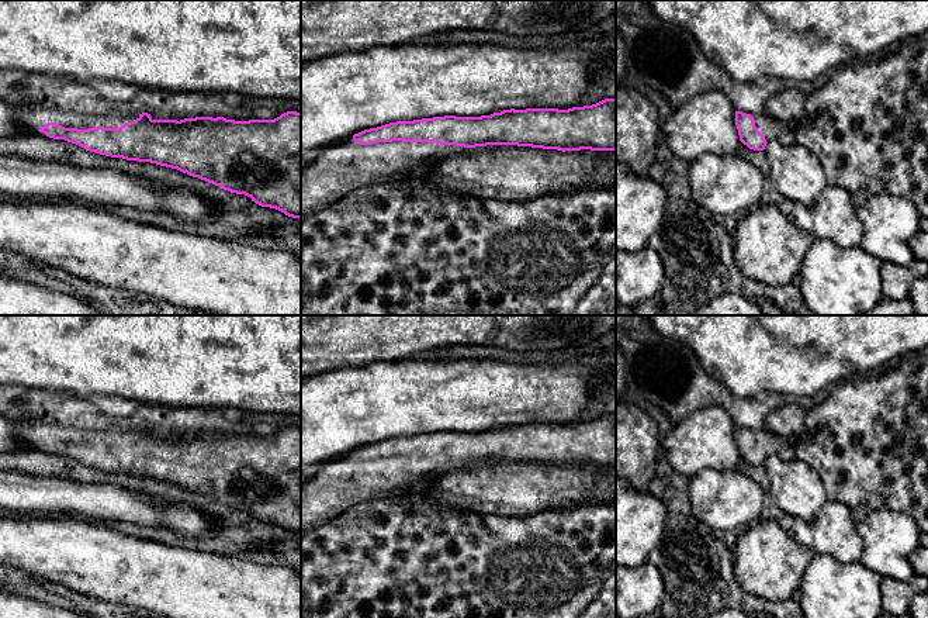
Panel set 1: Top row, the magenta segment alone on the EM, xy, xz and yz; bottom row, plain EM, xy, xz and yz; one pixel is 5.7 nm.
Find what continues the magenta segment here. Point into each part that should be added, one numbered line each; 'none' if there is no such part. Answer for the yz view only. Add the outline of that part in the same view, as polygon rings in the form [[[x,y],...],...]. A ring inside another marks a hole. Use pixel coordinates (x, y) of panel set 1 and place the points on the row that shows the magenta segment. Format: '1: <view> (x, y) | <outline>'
1: yz (771, 128) | [[[765,113],[752,117],[755,120],[755,127],[765,137],[766,142],[771,139],[778,139],[785,145],[792,145],[796,142],[794,125],[778,121]]]

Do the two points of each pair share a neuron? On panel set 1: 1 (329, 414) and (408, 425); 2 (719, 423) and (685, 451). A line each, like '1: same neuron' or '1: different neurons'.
1: same neuron
2: same neuron

